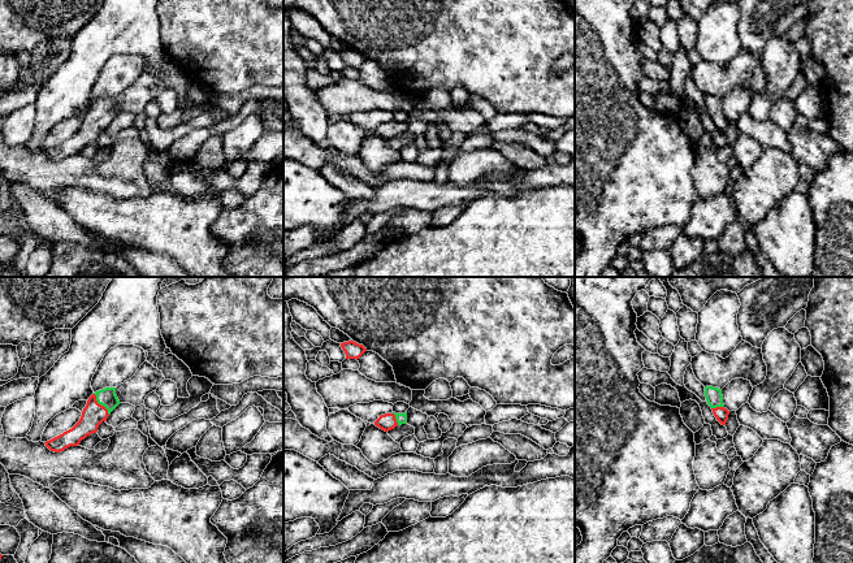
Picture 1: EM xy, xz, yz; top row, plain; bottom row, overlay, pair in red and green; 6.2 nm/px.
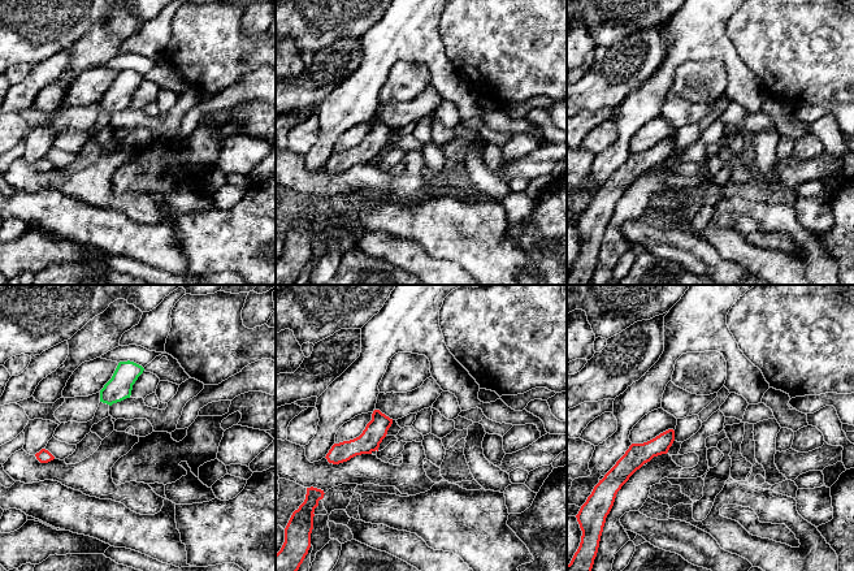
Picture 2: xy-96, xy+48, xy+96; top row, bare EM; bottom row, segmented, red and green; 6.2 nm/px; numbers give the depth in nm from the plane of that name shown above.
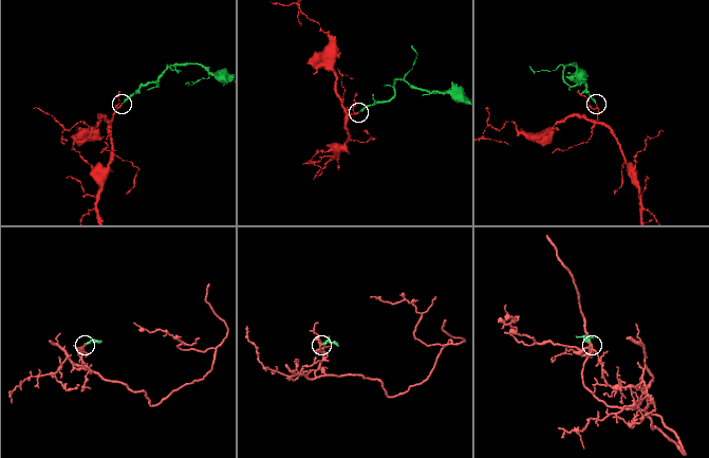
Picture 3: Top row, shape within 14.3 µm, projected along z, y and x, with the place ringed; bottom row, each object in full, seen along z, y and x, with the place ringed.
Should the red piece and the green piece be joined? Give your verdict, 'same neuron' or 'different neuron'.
same neuron

